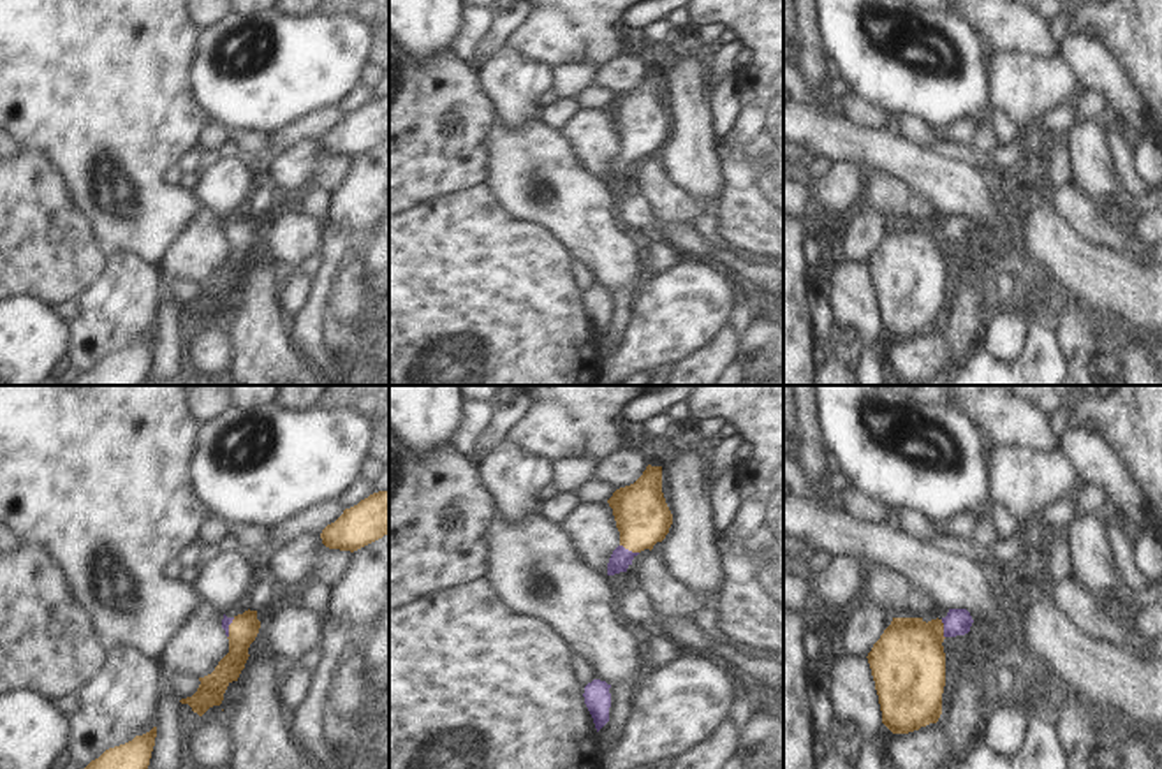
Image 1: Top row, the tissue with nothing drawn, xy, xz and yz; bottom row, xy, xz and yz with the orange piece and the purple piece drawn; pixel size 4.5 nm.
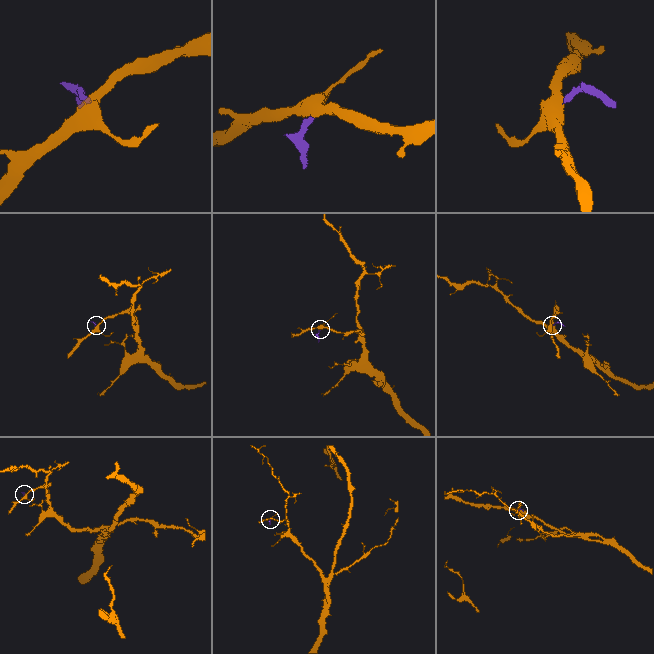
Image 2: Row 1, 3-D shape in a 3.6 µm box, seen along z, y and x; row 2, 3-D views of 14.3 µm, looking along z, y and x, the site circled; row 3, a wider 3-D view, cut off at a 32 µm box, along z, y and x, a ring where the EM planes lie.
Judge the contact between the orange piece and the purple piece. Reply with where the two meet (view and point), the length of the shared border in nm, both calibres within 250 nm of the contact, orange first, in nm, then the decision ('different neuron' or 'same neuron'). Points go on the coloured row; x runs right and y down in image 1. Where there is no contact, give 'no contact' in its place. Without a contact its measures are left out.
xz (629, 549) | 100 nm | 260/90 nm | same neuron

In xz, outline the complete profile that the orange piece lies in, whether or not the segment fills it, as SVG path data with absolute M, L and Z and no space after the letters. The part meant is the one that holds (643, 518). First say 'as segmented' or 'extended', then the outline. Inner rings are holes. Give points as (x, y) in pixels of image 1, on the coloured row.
extended | M648 465L634 484L616 489L607 503L620 531L620 546L607 563L607 575L614 575L627 572L641 551L651 551L669 533L673 514L662 493L662 466Z

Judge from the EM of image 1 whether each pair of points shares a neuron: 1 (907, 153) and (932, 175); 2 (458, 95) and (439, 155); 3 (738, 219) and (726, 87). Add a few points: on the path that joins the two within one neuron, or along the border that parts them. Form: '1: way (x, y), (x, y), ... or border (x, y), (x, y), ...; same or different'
1: way (912, 159), (926, 173); same
2: way (444, 109), (437, 117), (437, 141); same
3: border (736, 87), (738, 117), (719, 139); different

